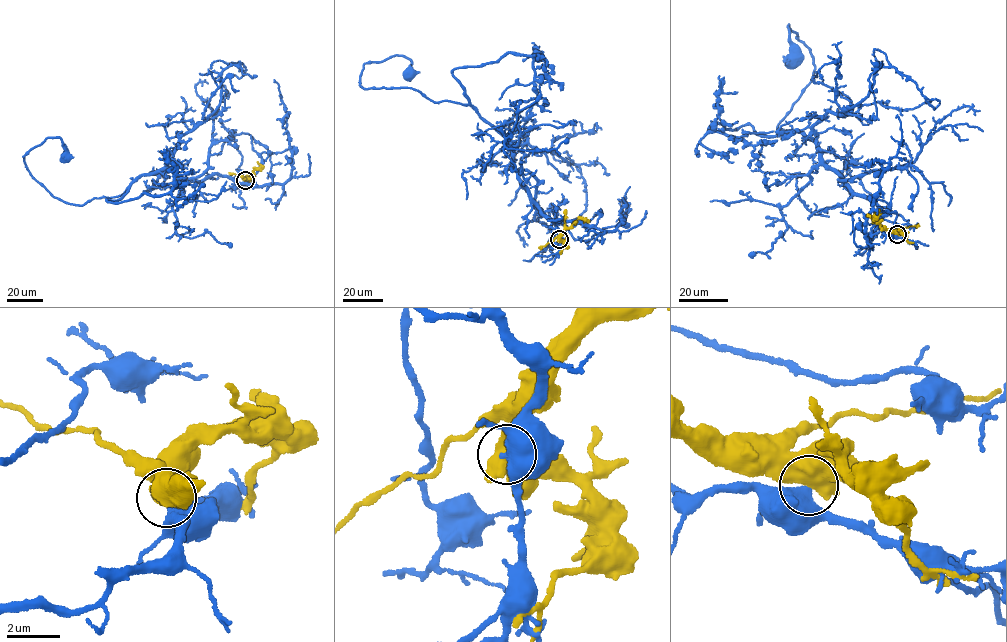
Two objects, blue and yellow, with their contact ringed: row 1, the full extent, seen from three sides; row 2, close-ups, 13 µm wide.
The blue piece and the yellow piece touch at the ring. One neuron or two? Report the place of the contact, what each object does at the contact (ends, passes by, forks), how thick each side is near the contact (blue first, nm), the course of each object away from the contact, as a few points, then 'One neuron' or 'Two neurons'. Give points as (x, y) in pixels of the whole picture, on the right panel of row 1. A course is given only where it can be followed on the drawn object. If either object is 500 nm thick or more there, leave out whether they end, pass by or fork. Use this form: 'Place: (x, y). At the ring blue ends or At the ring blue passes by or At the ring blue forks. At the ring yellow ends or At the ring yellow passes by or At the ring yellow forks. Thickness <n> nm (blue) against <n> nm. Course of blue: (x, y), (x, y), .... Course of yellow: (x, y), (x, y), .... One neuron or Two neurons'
Place: (897, 234). Thickness 550 nm (blue) against 600 nm. Course of blue: (898, 234), (814, 140), (782, 138), (814, 67), (788, 24), (792, 63). Course of yellow: (898, 234), (880, 227), (875, 217), (879, 209). Two neurons

